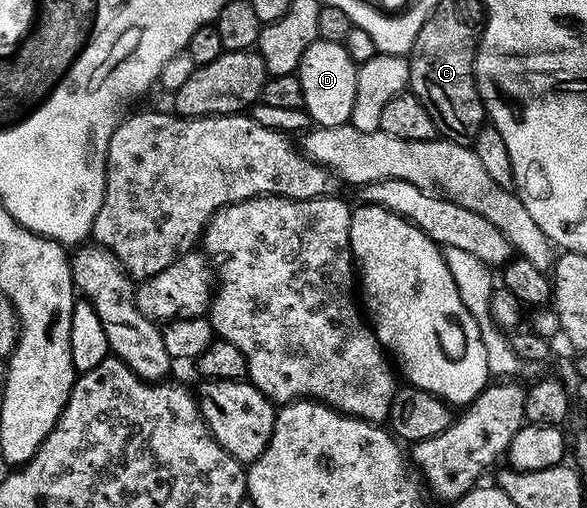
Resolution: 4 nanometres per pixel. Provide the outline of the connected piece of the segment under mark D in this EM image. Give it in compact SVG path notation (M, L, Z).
M315 40L306 50L306 54L302 54L298 75L302 82L303 109L313 125L329 128L342 126L351 121L356 93L357 67L343 44L338 42Z

